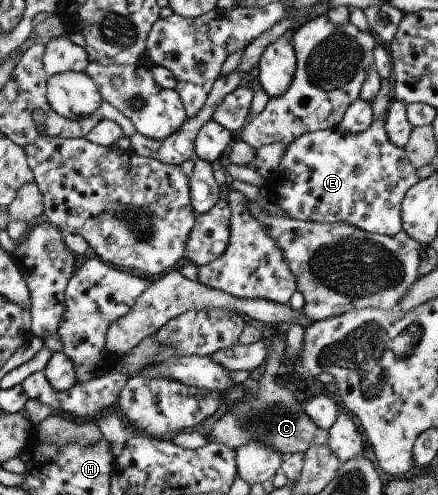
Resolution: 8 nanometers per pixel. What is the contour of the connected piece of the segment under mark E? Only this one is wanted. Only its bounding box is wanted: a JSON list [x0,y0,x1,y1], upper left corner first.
[269,119,419,236]

